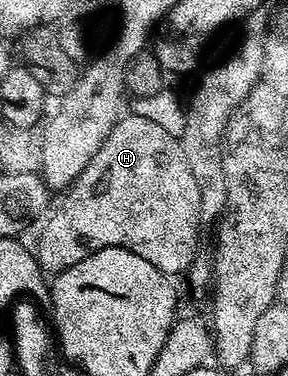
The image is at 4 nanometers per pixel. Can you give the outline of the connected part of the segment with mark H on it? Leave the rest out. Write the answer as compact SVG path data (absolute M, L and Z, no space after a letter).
M134 114L120 118L113 130L109 130L109 138L101 142L101 150L93 154L89 166L85 166L83 173L62 196L59 209L48 218L39 236L37 259L44 273L61 273L81 262L81 258L89 258L89 254L99 248L133 250L133 254L141 254L145 262L153 262L157 270L168 274L186 273L196 263L199 220L203 216L201 190L197 186L197 178L193 178L193 170L189 170L182 143L157 126L156 122Z

